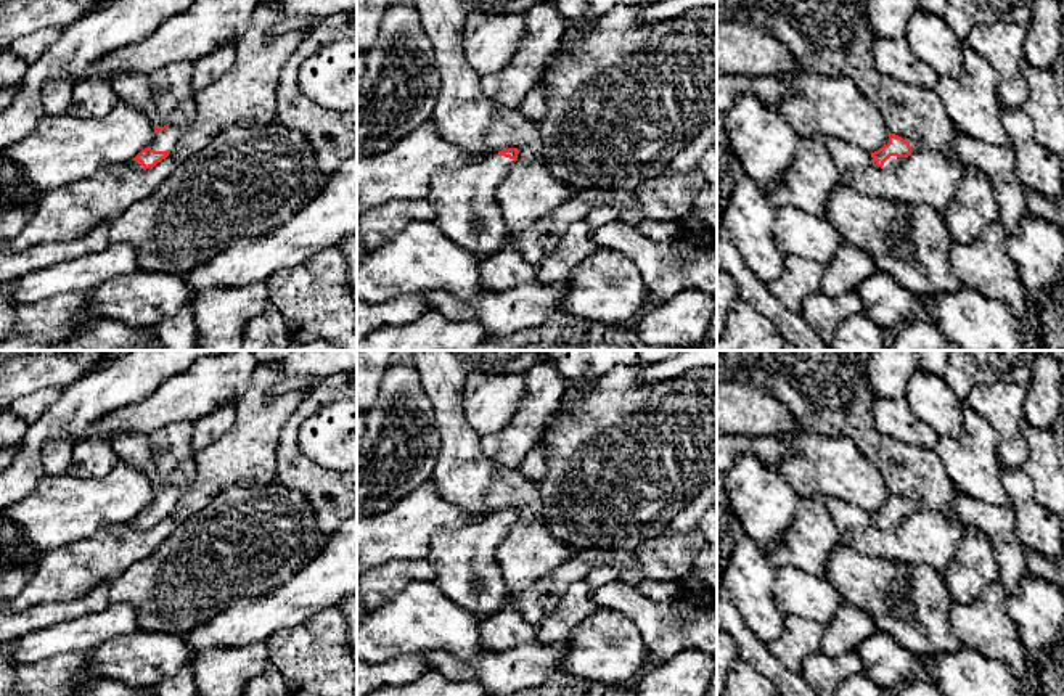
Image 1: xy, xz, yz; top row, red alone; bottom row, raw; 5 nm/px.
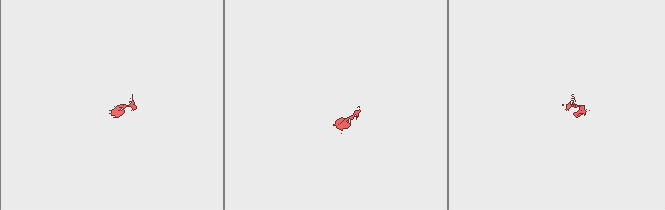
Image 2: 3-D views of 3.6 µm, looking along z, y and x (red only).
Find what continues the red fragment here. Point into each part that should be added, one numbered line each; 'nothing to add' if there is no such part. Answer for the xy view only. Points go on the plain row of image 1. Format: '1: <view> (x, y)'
1: xy (166, 455)

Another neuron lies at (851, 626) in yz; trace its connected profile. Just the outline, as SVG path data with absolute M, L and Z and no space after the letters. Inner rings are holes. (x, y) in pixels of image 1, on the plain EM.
M847 600L826 625L820 651L829 657L837 657L853 651L865 638L878 630L873 617Z

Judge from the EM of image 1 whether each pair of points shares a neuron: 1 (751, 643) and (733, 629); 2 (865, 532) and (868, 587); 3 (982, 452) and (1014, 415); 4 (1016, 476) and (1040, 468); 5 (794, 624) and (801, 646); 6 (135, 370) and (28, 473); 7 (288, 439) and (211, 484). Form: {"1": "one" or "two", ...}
{"1": "one", "2": "two", "3": "two", "4": "two", "5": "one", "6": "one", "7": "two"}

